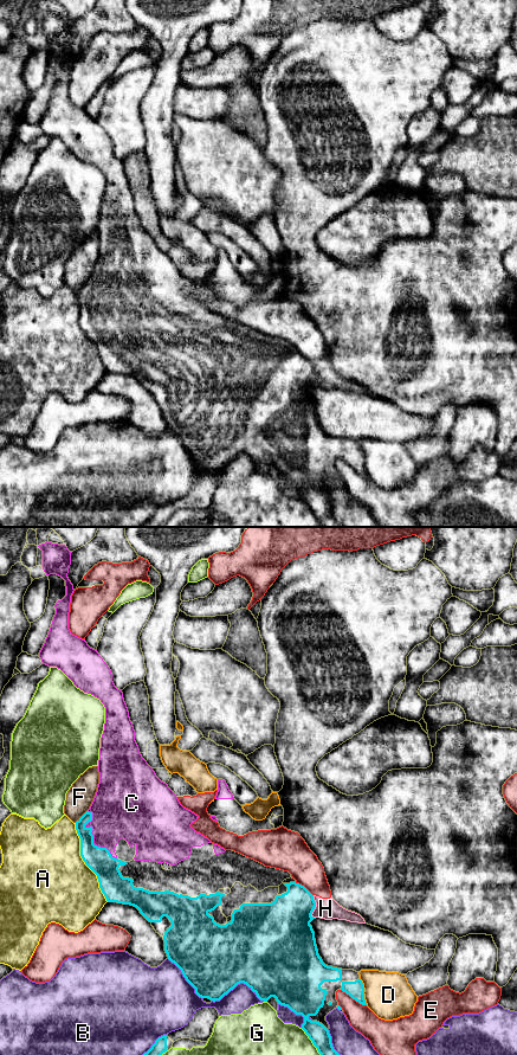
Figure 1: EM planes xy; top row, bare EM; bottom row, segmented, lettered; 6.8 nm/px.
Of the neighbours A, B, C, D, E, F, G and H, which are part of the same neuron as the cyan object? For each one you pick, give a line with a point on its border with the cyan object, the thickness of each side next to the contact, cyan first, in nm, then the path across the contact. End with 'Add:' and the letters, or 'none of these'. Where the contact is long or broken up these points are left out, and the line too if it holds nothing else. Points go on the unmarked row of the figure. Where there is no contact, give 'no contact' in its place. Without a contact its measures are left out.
C: contact xy (92, 307); calibres 170 and 360 nm
Add: C

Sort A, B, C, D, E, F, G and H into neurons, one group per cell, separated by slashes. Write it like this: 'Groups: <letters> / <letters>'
Groups: A / B / C / D / E H / F / G

